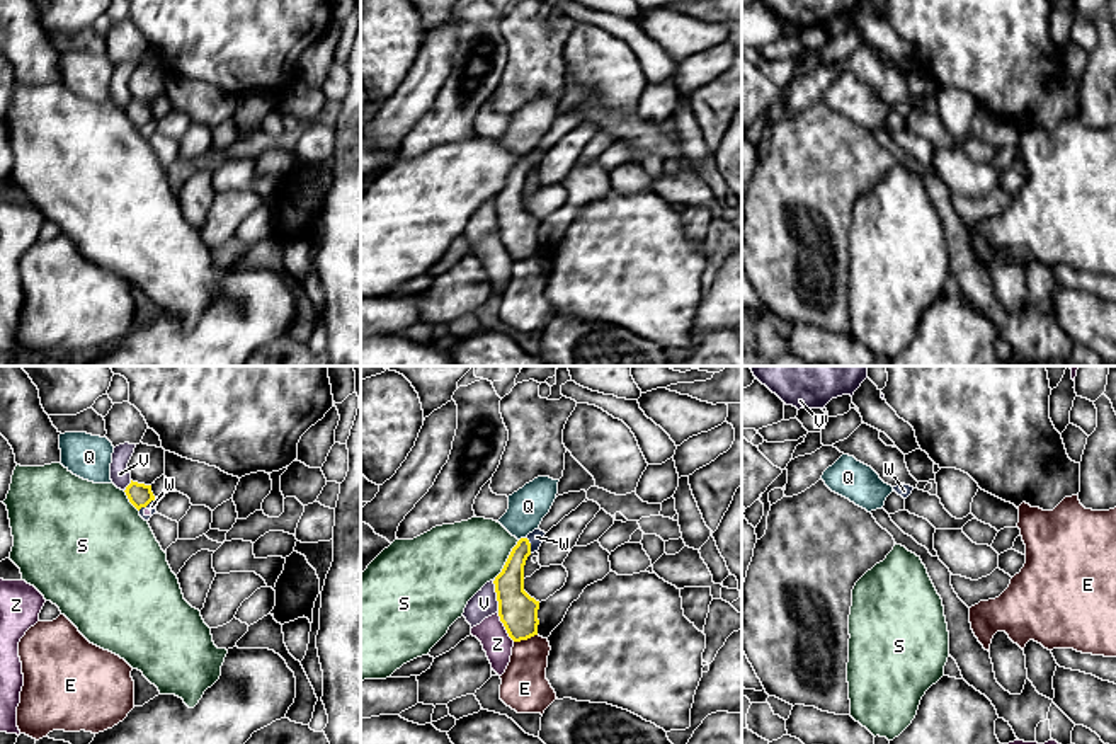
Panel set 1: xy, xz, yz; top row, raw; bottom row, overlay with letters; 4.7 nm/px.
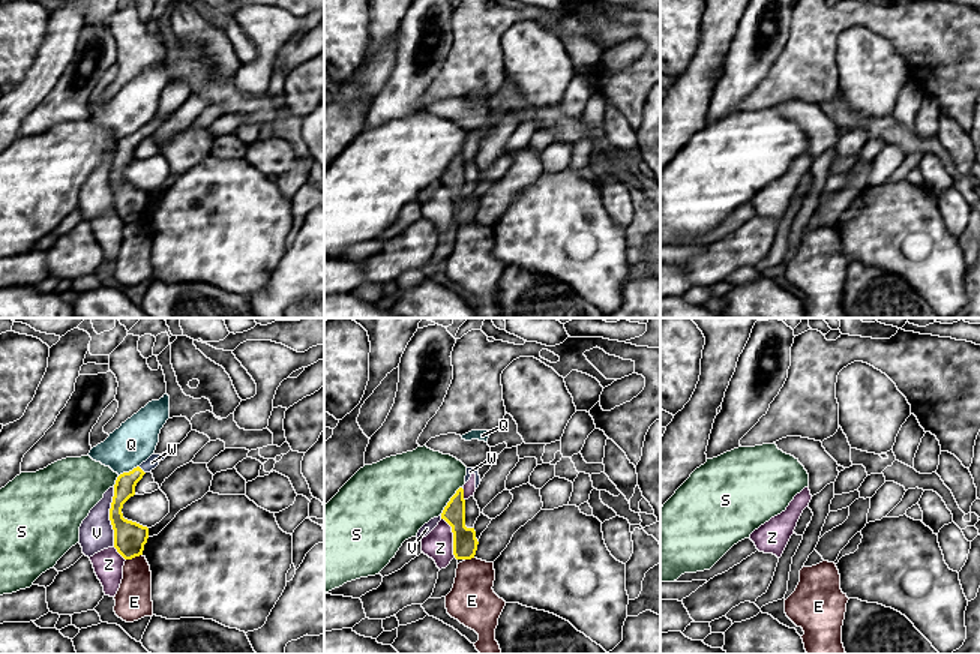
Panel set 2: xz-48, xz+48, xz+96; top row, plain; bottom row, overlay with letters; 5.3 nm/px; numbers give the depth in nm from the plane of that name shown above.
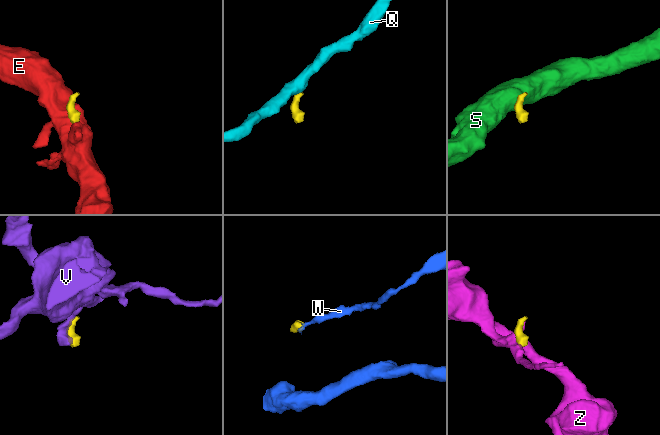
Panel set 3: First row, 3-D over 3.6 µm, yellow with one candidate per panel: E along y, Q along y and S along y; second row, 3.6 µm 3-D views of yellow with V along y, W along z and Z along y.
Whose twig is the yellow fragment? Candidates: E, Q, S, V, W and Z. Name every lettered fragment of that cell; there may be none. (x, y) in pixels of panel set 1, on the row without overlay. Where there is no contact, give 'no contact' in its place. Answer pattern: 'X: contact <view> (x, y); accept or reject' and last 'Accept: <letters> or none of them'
E: contact xz (524, 257); reject
Q: contact xz (521, 157); reject
S: contact xz (507, 179); reject
V: contact xz (497, 215); reject
W: contact xy (145, 125); accept
Z: contact xz (504, 244); reject
Accept: W

